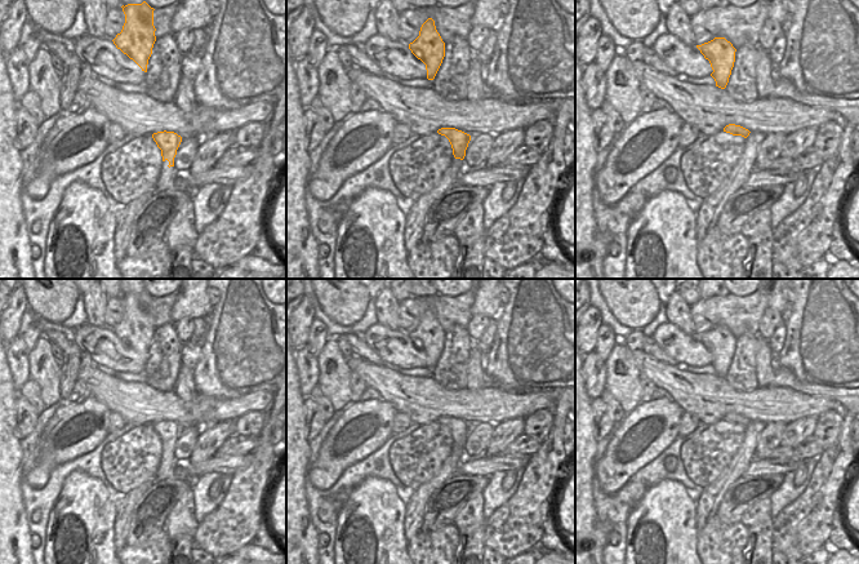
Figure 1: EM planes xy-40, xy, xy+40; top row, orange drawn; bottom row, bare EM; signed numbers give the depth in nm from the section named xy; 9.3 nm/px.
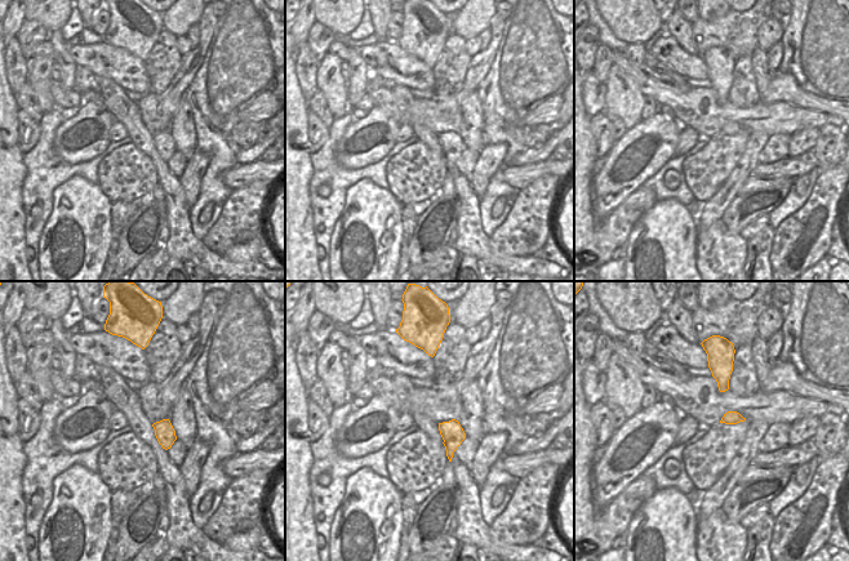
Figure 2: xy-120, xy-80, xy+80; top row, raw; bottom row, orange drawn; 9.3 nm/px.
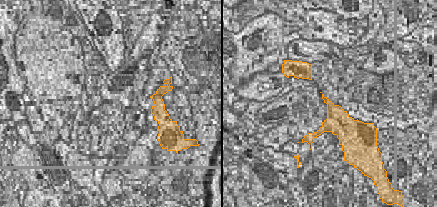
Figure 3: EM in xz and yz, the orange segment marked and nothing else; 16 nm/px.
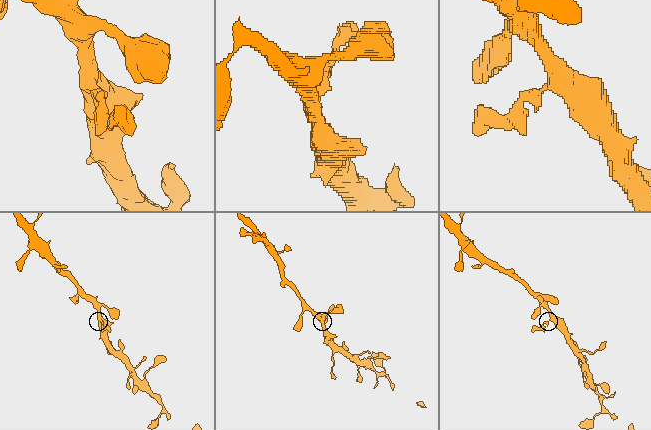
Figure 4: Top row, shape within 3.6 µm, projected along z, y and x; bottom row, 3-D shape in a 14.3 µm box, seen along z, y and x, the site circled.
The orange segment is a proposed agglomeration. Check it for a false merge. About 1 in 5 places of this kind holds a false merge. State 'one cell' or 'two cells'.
one cell

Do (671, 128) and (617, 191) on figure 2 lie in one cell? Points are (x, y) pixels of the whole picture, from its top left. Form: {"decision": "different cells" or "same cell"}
{"decision": "same cell"}

